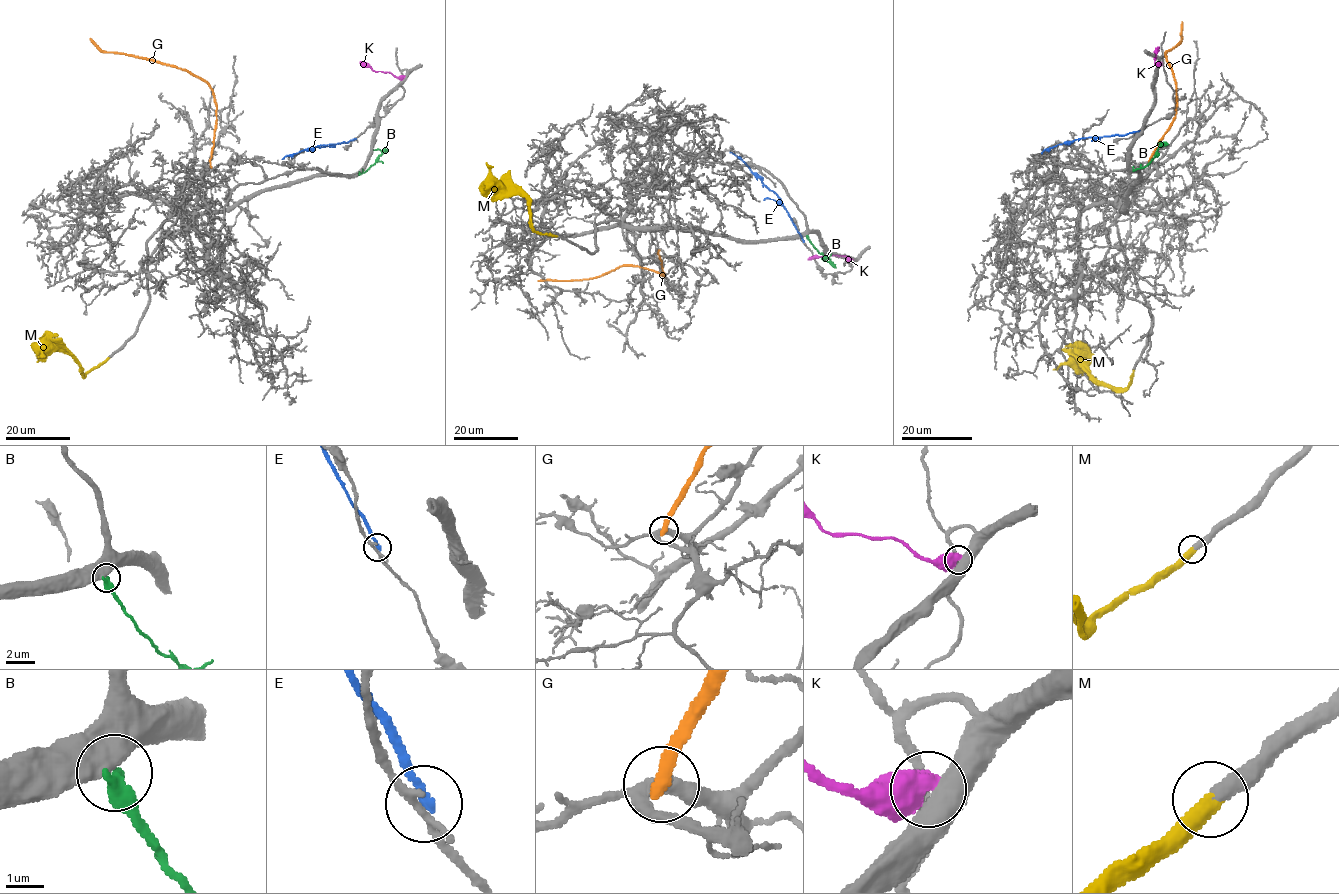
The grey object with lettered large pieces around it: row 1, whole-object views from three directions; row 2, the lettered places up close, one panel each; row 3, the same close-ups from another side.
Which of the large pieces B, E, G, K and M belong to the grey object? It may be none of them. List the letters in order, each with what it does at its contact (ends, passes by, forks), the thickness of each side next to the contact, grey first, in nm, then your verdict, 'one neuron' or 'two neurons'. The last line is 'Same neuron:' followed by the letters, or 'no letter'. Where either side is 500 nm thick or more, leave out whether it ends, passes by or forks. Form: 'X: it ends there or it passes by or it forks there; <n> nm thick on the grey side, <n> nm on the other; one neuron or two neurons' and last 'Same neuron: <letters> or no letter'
B: 750 nm thick on the grey side, 400 nm on the other; two neurons
E: it ends there; 180 nm thick on the grey side, 190 nm on the other; two neurons
G: it ends there; 280 nm thick on the grey side, 400 nm on the other; two neurons
K: 550 nm thick on the grey side, 750 nm on the other; two neurons
M: it ends there; 400 nm thick on the grey side, 460 nm on the other; one neuron
Same neuron: M

